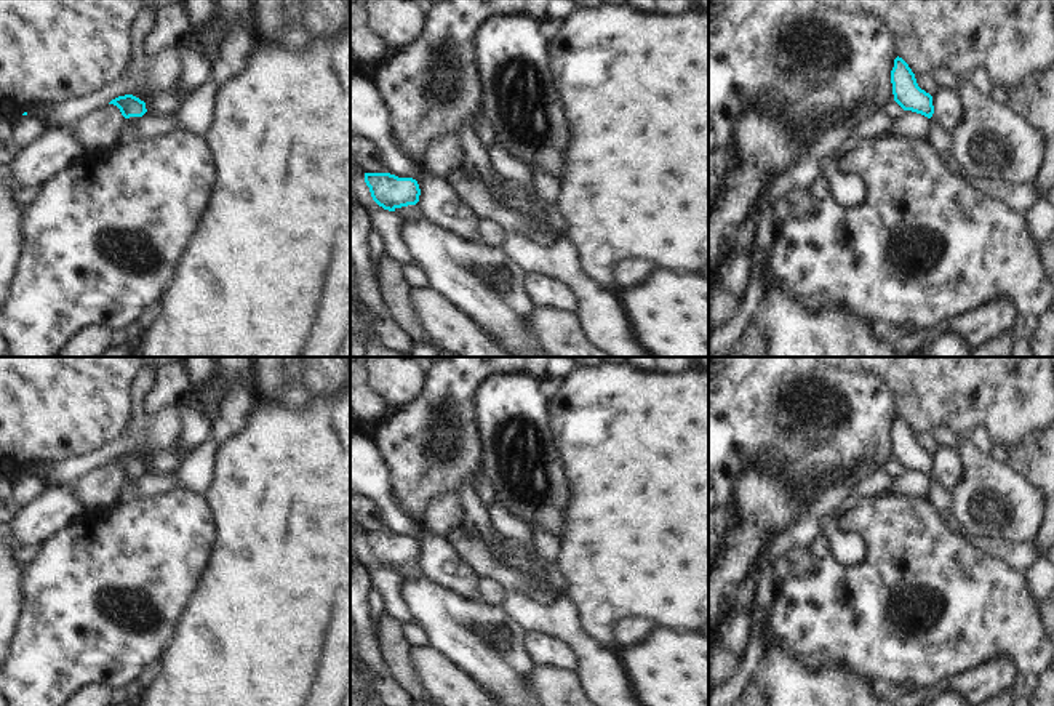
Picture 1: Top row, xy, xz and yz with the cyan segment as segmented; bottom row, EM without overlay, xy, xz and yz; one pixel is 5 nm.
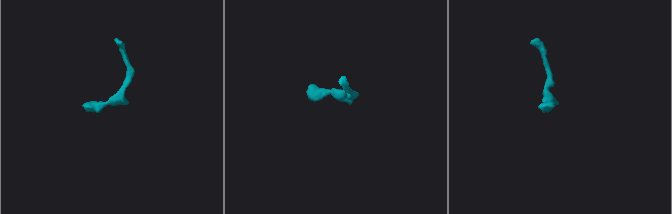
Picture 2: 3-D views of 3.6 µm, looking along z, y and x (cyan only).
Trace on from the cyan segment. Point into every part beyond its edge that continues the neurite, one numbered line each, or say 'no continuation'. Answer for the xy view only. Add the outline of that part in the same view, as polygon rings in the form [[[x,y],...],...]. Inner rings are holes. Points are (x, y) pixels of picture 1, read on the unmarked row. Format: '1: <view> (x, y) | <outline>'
1: xy (128, 493) | [[[139,475],[125,477],[125,482],[122,483],[120,495],[117,499],[118,504],[128,504],[139,498],[136,493],[136,488],[134,488],[134,482],[138,479],[139,479]]]

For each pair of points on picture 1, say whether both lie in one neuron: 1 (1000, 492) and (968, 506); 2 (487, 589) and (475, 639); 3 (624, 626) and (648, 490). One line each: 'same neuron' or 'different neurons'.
1: same neuron
2: different neurons
3: different neurons

